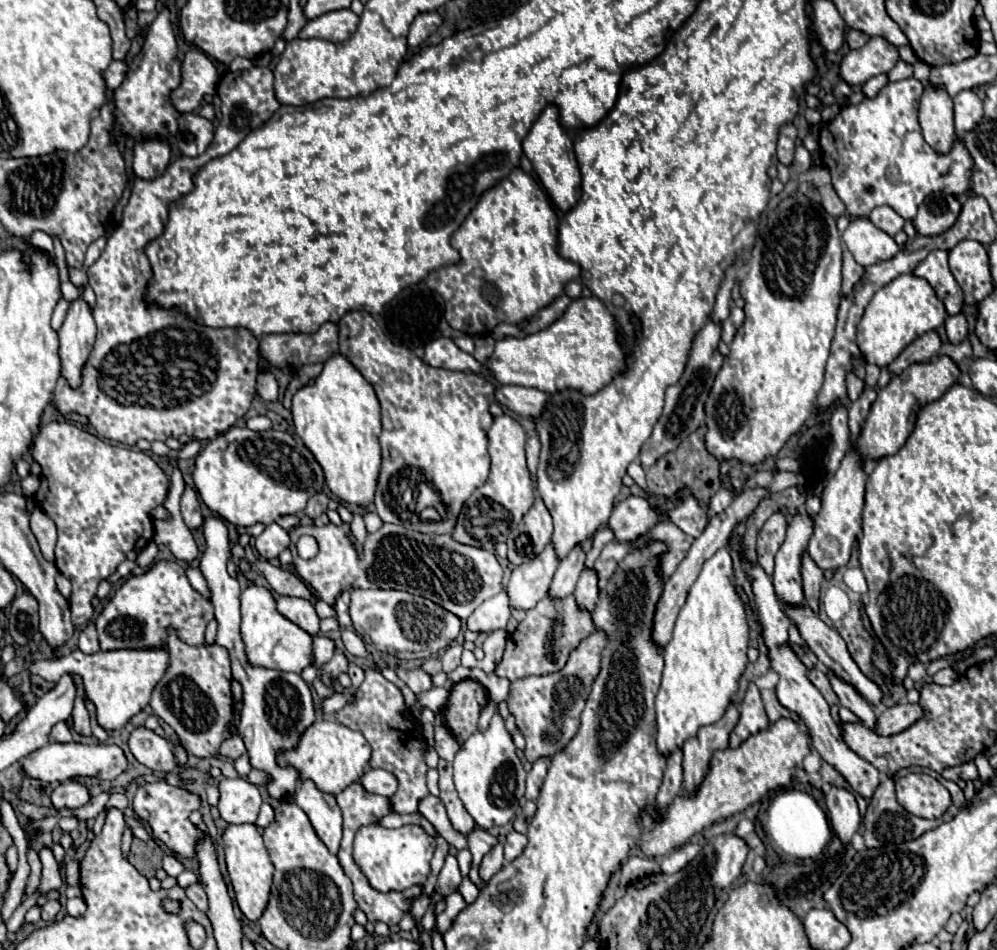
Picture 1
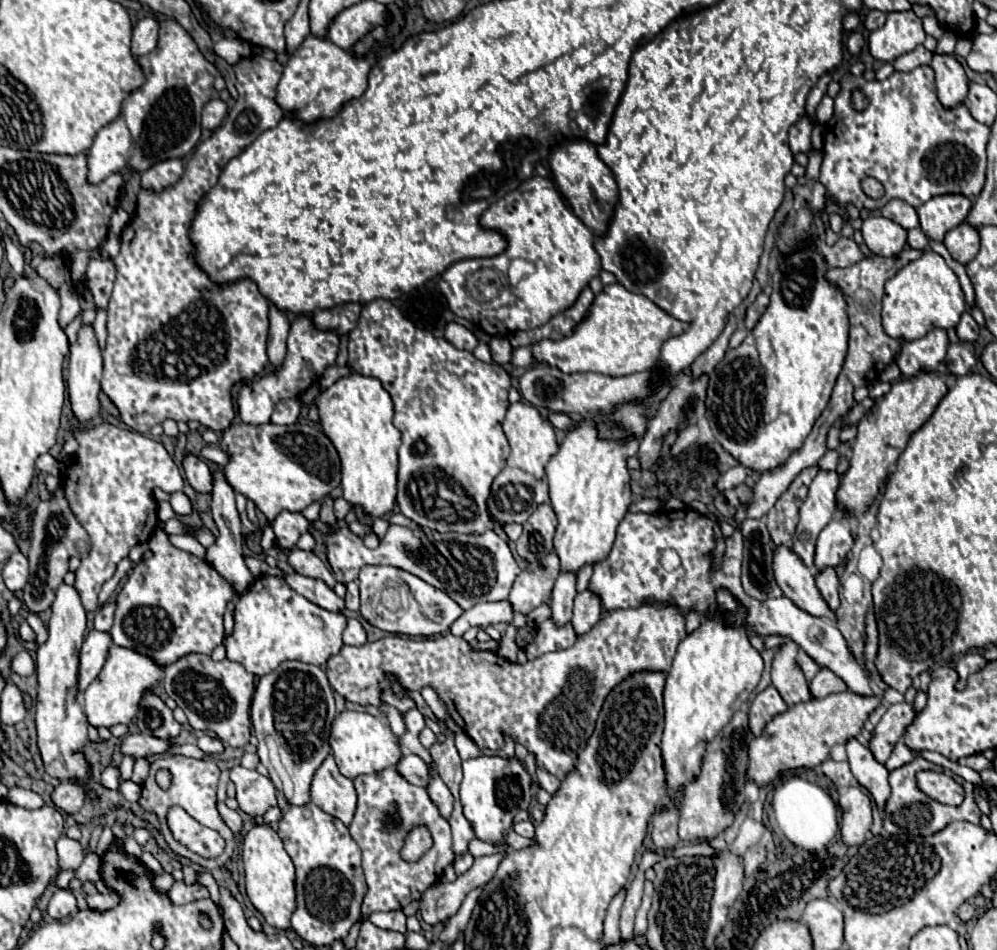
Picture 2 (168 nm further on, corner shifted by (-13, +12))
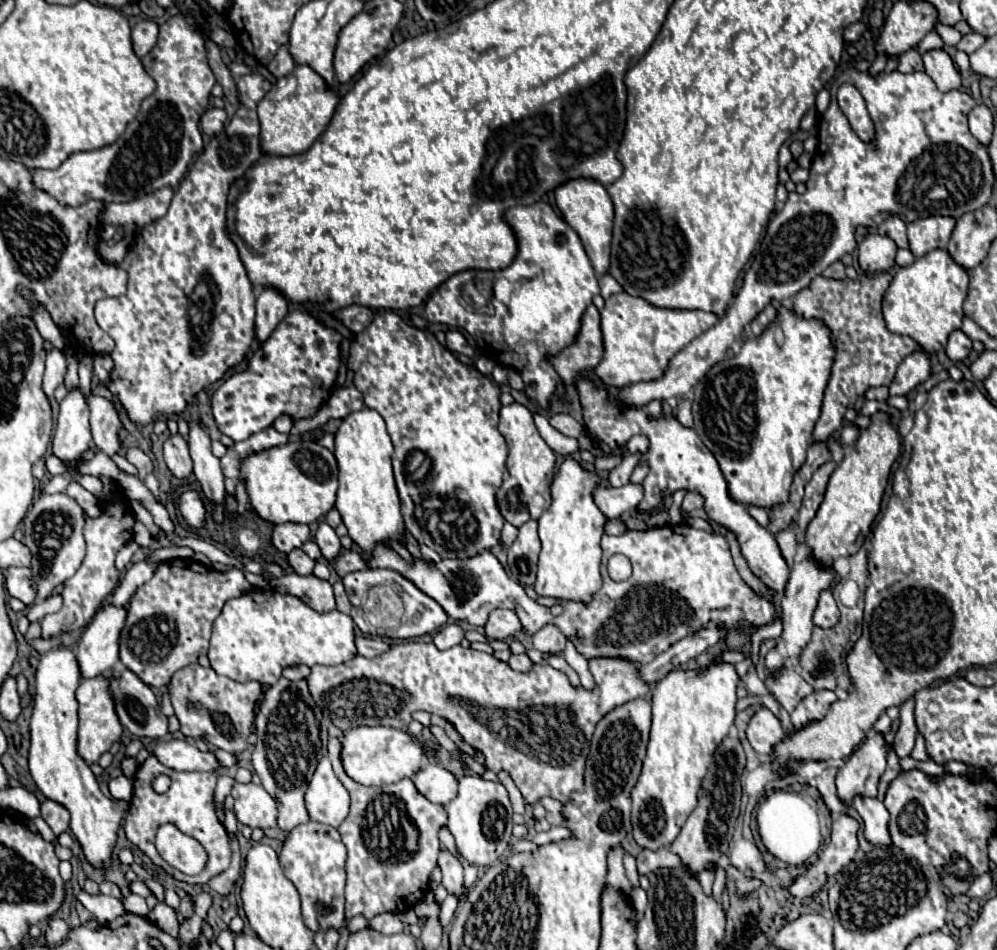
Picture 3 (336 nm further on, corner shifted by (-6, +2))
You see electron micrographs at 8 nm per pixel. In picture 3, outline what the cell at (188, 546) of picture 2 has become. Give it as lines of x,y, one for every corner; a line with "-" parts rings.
128,501
128,505
130,505
130,509
132,509
132,513
134,513
134,517
152,533
152,537
154,539
158,539
160,537
160,533
158,533
158,525
152,521
152,515
140,505
140,503
136,503
136,501

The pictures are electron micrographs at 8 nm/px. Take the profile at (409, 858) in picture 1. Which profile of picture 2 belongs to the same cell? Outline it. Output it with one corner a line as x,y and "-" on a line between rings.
415,827
407,835
407,843
405,843
401,855
407,861
417,861
429,847
431,847
431,835
429,835
429,831
425,827

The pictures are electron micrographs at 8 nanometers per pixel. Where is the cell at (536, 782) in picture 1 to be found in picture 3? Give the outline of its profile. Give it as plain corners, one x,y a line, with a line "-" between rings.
542,797
540,803
544,805
546,809
546,819
550,825
560,825
562,823
562,815
560,815
560,809
562,809
562,803
552,799
552,797

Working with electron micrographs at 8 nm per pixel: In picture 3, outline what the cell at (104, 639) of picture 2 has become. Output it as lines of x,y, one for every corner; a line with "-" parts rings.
106,605
90,621
76,649
76,659
84,679
110,671
118,663
118,637
124,619
124,607

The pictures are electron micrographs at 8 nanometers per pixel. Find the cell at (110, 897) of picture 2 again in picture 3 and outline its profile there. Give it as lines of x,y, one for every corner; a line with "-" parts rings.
126,895
126,897
122,897
122,903
124,903
124,909
126,909
128,913
140,915
140,917
146,917
146,915
148,915
148,905
146,905
144,897

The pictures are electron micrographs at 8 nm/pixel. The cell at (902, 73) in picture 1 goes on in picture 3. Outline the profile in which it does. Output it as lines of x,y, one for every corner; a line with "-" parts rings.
910,49
898,57
898,71
900,73
914,73
914,71
924,71
922,57
916,49

